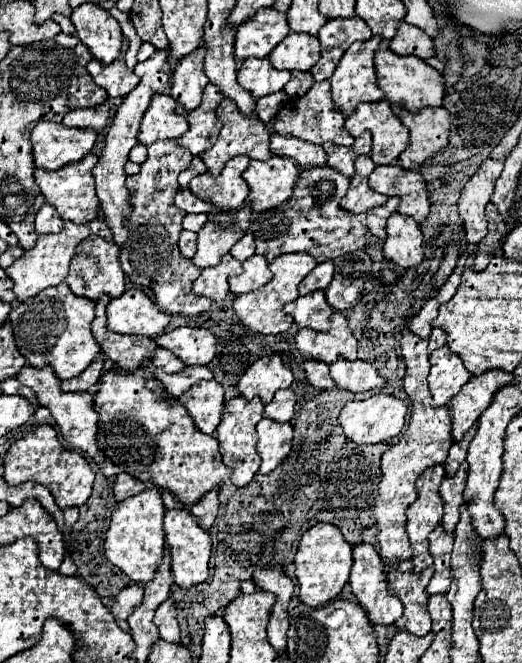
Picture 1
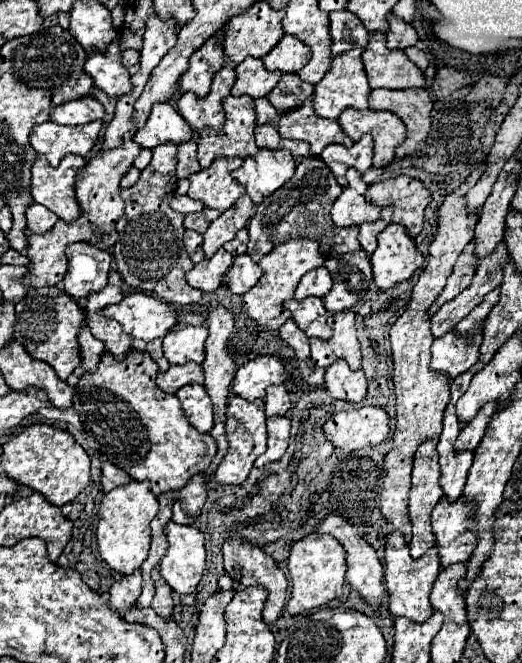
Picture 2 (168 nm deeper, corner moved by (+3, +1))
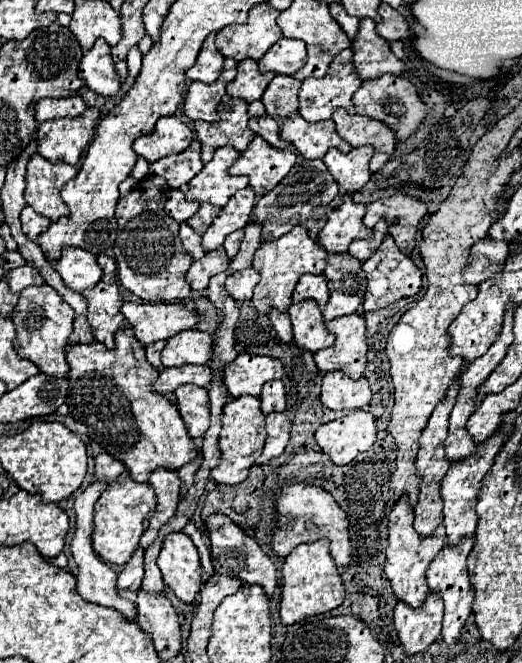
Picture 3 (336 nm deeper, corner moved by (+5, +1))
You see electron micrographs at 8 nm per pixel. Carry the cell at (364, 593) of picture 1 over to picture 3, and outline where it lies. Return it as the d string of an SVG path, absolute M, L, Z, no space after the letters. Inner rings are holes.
M290 483L284 485L276 499L278 509L278 527L274 529L272 545L274 553L280 557L286 557L294 547L302 543L312 543L316 539L330 539L330 553L338 569L344 569L352 563L352 545L350 545L350 533L348 533L348 519L346 513L340 509L340 505L334 501L330 493L326 493L320 487L306 485L306 483Z

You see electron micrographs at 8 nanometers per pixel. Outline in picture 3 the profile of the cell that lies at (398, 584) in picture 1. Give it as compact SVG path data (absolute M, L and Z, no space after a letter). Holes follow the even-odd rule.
M402 497L394 505L394 509L390 513L390 521L388 521L388 549L386 549L384 573L386 573L386 577L394 589L396 599L418 609L424 605L424 601L430 593L430 589L426 585L426 571L428 571L434 555L438 555L438 551L442 551L446 533L444 533L444 527L440 525L430 537L422 539L420 535L416 535L412 521L414 521L414 511L406 505L406 497Z

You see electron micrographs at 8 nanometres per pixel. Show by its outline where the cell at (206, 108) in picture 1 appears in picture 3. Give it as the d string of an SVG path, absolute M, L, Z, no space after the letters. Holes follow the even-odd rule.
M226 59L224 61L224 71L220 75L220 79L216 79L214 83L206 85L200 81L194 81L188 87L186 99L184 99L184 115L190 117L192 121L216 121L218 119L218 103L220 99L226 95L226 85L236 77L236 61L234 59Z

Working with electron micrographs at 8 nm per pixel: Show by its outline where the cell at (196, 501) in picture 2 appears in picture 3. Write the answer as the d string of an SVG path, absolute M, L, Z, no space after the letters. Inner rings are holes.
M198 457L196 461L192 461L192 463L188 463L188 465L184 465L184 467L178 469L178 477L180 477L180 481L182 481L182 485L180 485L180 495L186 495L186 491L192 487L194 475L196 475L200 463L202 463L202 457Z

